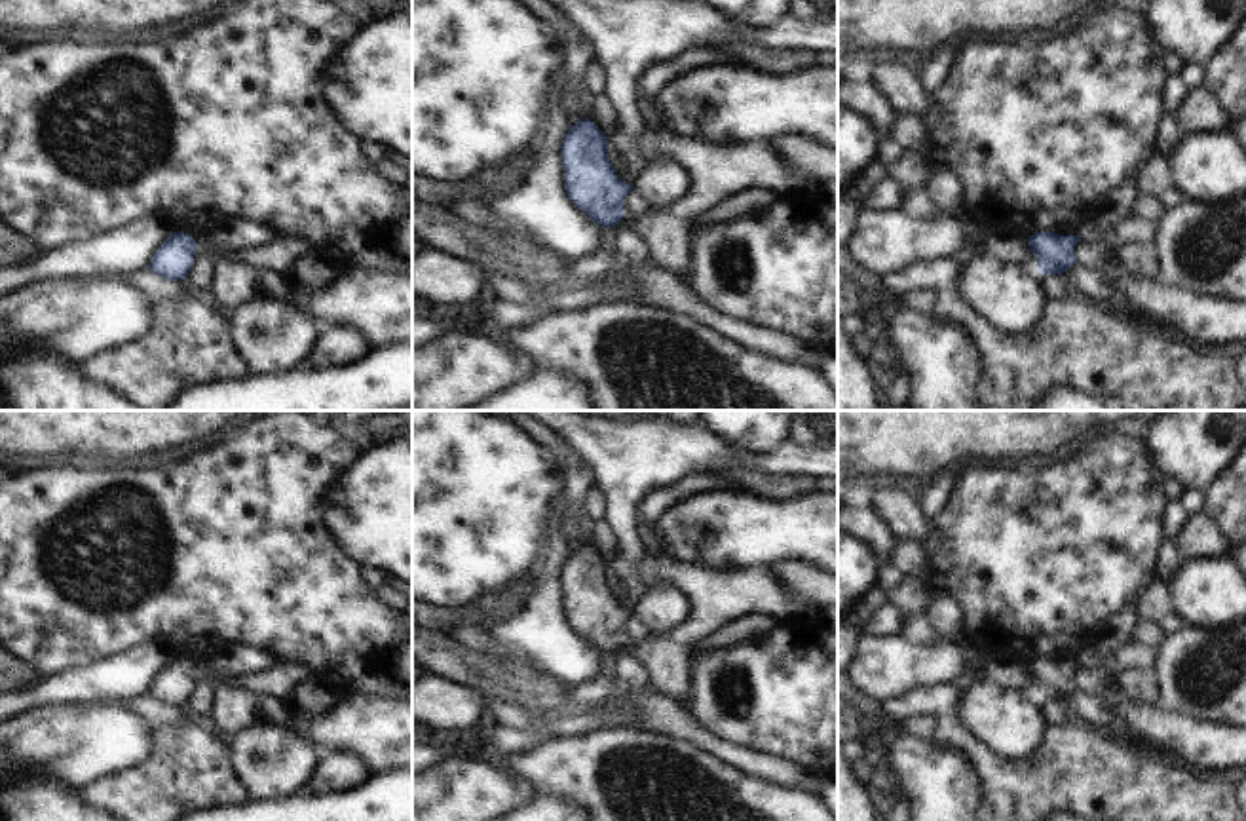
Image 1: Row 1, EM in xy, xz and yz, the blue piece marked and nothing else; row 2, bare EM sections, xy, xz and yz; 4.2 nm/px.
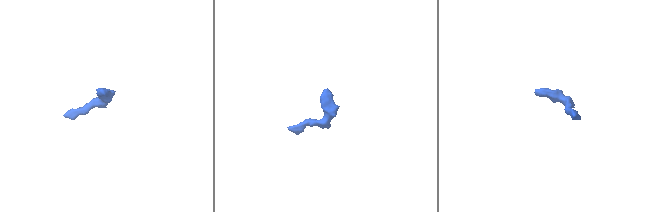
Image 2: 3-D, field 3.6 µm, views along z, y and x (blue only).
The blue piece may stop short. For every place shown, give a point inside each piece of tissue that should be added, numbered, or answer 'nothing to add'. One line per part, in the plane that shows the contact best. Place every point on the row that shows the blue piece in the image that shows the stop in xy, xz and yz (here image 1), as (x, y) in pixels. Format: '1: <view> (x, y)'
1: xz (635, 206)

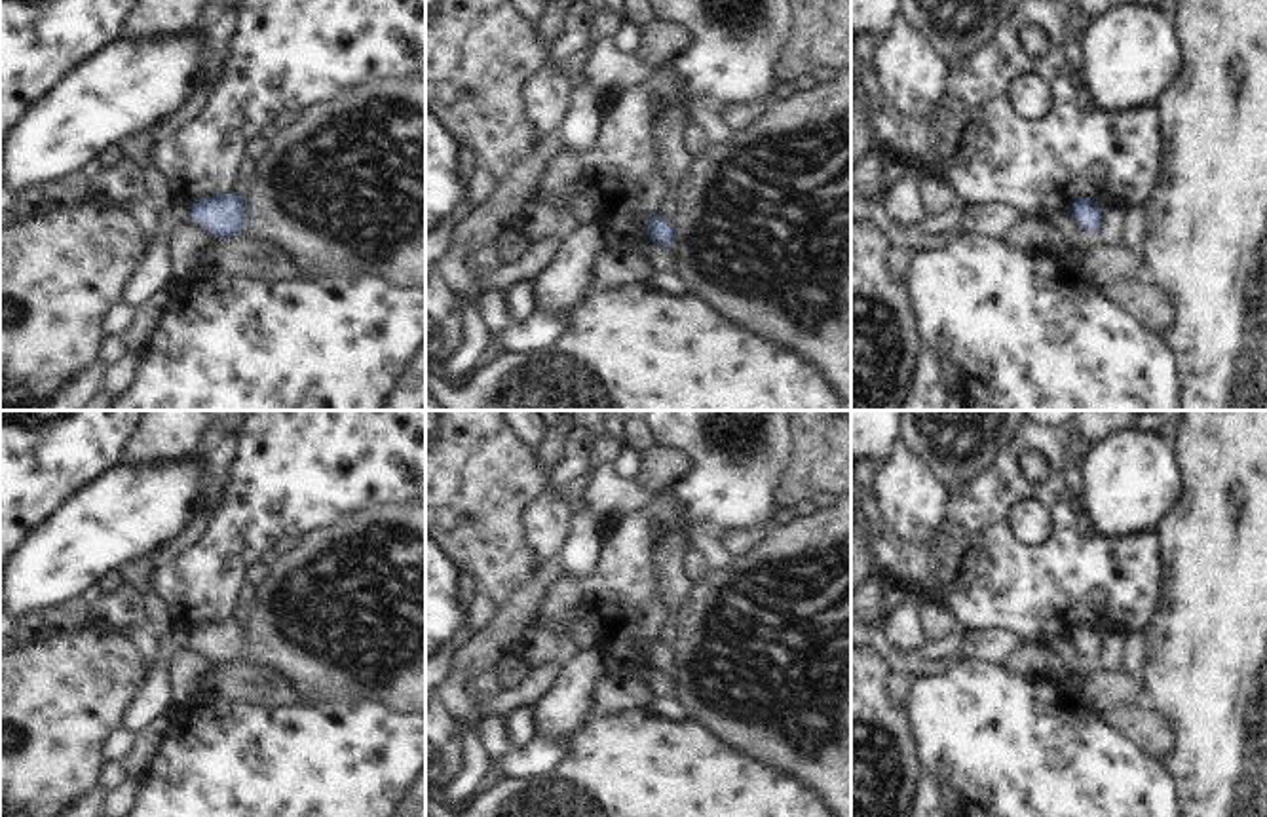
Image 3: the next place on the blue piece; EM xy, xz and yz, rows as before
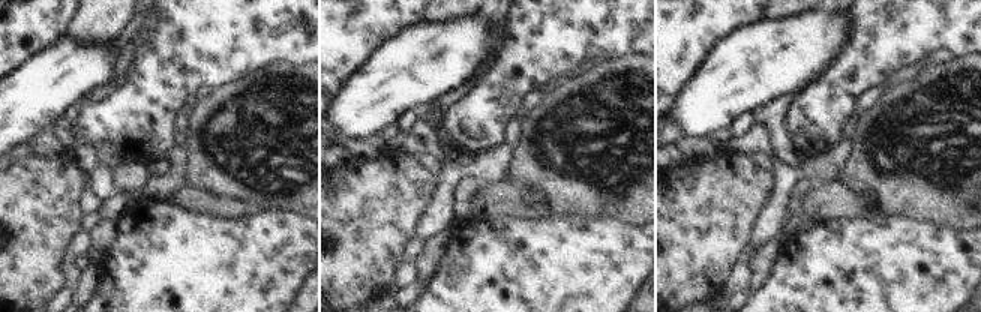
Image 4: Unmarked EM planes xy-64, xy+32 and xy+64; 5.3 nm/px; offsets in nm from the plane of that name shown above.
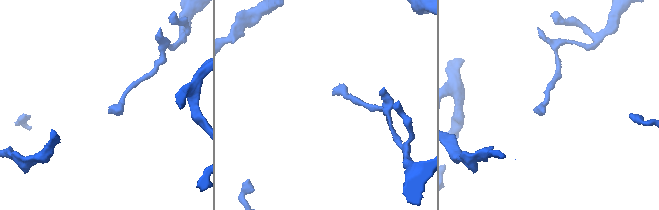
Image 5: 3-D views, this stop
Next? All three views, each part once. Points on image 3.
1: xy (154, 268)

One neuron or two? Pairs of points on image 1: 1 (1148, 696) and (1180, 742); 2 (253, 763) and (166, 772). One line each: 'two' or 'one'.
1: two
2: two

